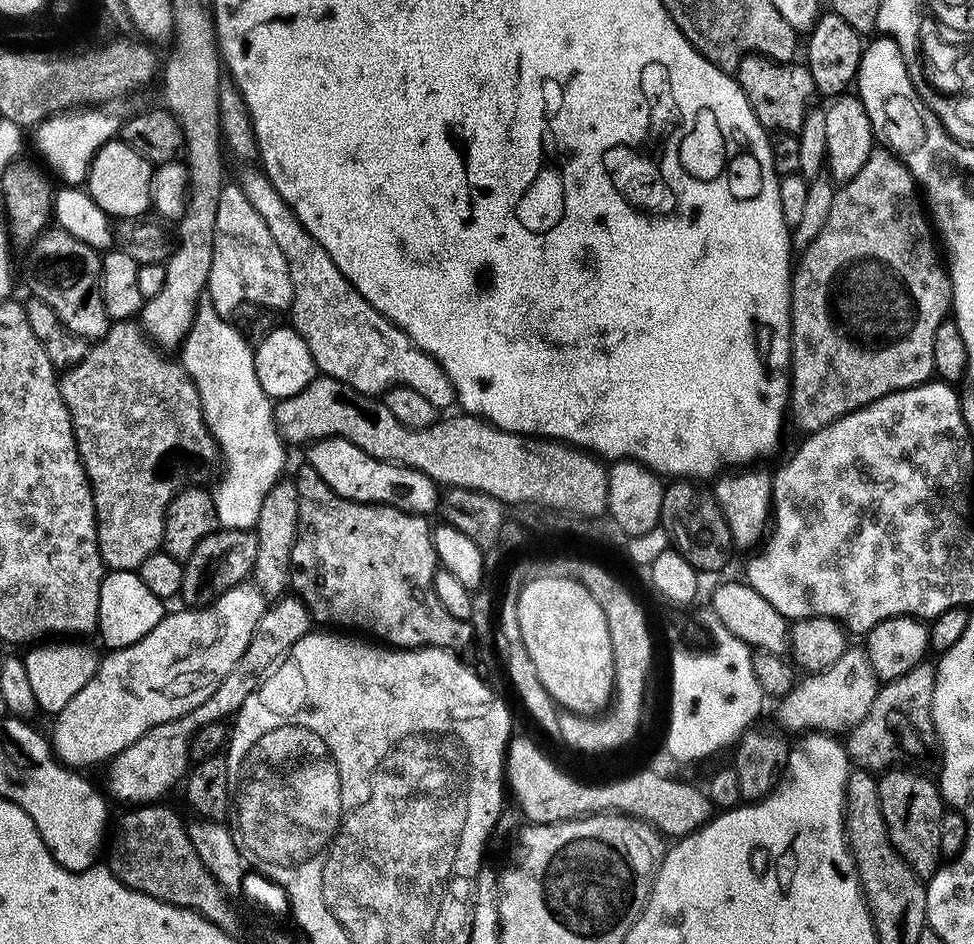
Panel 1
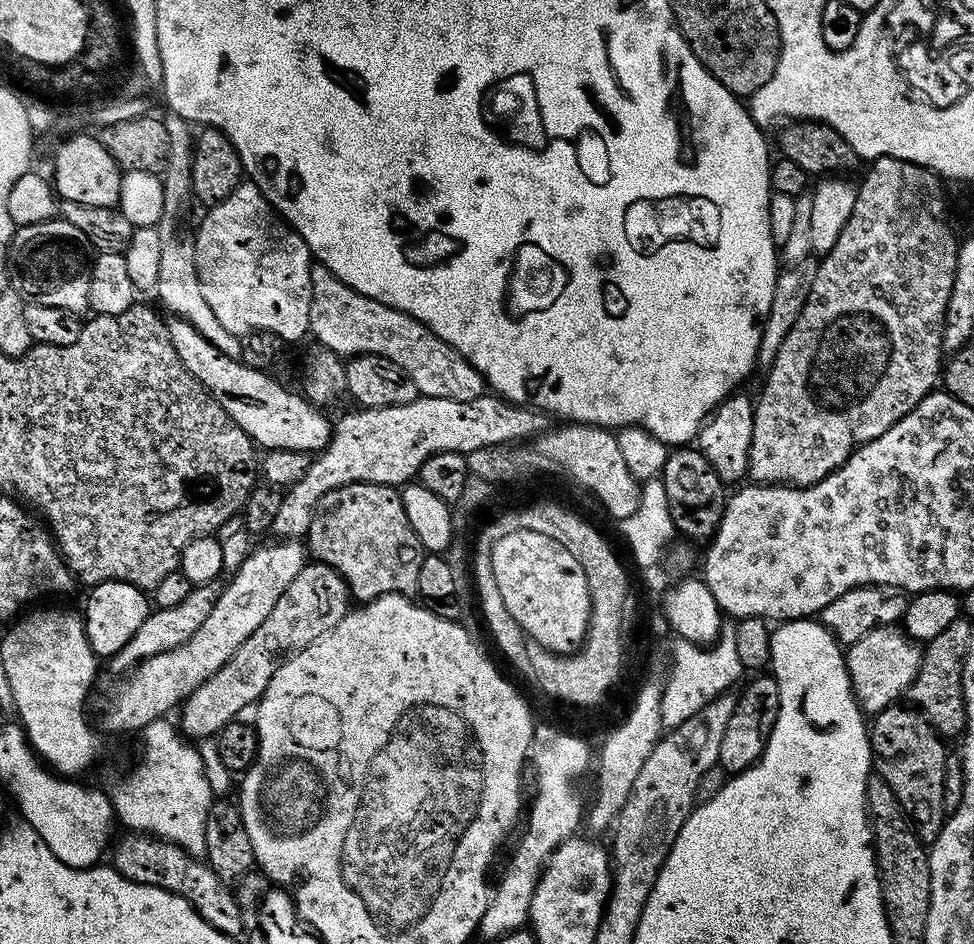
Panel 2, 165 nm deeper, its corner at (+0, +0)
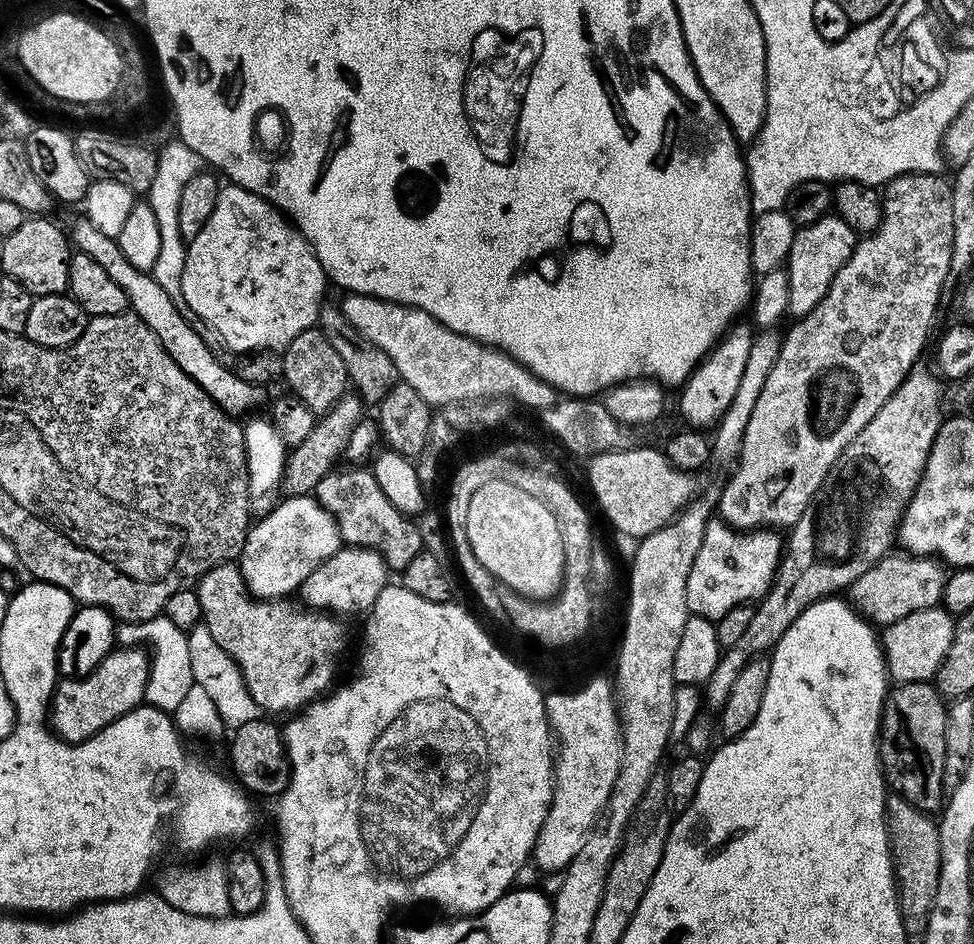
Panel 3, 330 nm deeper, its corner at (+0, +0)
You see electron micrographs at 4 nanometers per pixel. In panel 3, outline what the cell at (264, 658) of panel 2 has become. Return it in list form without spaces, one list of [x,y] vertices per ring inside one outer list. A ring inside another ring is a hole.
[[[342,546],[298,590],[298,596],[309,609],[333,614],[344,612],[367,613],[382,594],[382,590],[389,583],[390,569],[388,563],[377,554],[373,548],[354,548]]]

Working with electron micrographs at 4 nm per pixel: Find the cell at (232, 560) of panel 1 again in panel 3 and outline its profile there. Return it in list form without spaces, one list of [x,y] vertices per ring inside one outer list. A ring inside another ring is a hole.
[[[345,394],[330,411],[317,419],[310,435],[287,453],[284,479],[280,482],[280,492],[285,497],[311,496],[315,493],[318,482],[322,482],[322,478],[326,478],[326,474],[333,472],[341,463],[339,460],[344,456],[344,448],[348,444],[350,434],[356,429],[357,424],[365,419],[364,408],[365,401],[361,400],[359,395]]]

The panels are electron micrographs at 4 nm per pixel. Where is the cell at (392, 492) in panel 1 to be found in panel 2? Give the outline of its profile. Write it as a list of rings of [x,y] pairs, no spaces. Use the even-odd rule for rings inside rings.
[[[172,318],[167,321],[167,325],[170,342],[174,350],[178,350],[178,358],[182,358],[182,366],[186,366],[186,370],[190,370],[190,374],[194,374],[194,378],[200,380],[204,389],[218,402],[218,406],[226,410],[228,417],[251,438],[253,444],[264,450],[277,448],[309,454],[320,453],[328,445],[332,437],[333,421],[331,419],[328,421],[324,417],[325,413],[309,400],[305,400],[299,391],[291,392],[286,385],[279,384],[274,377],[268,376],[272,374],[246,366],[237,357],[220,355],[220,351],[209,340],[202,338],[202,334],[198,334],[198,330],[194,330],[194,326],[185,320]]]

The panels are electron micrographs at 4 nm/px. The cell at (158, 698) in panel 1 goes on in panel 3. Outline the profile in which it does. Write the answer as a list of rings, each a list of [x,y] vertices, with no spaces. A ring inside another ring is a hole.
[[[315,495],[290,496],[281,499],[272,511],[261,515],[249,527],[238,567],[248,591],[256,599],[278,600],[291,597],[302,582],[306,582],[306,578],[310,578],[310,574],[314,574],[314,570],[318,570],[318,566],[322,566],[322,562],[326,562],[326,558],[333,556],[341,547],[340,527],[336,525],[336,519],[317,502]]]

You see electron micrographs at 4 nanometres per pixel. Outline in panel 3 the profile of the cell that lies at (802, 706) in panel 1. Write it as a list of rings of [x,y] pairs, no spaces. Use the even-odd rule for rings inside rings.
[[[943,606],[914,610],[914,614],[906,614],[906,618],[887,625],[882,632],[882,647],[889,677],[896,684],[935,681],[936,671],[950,650],[950,642],[954,642],[955,629],[953,613]]]

